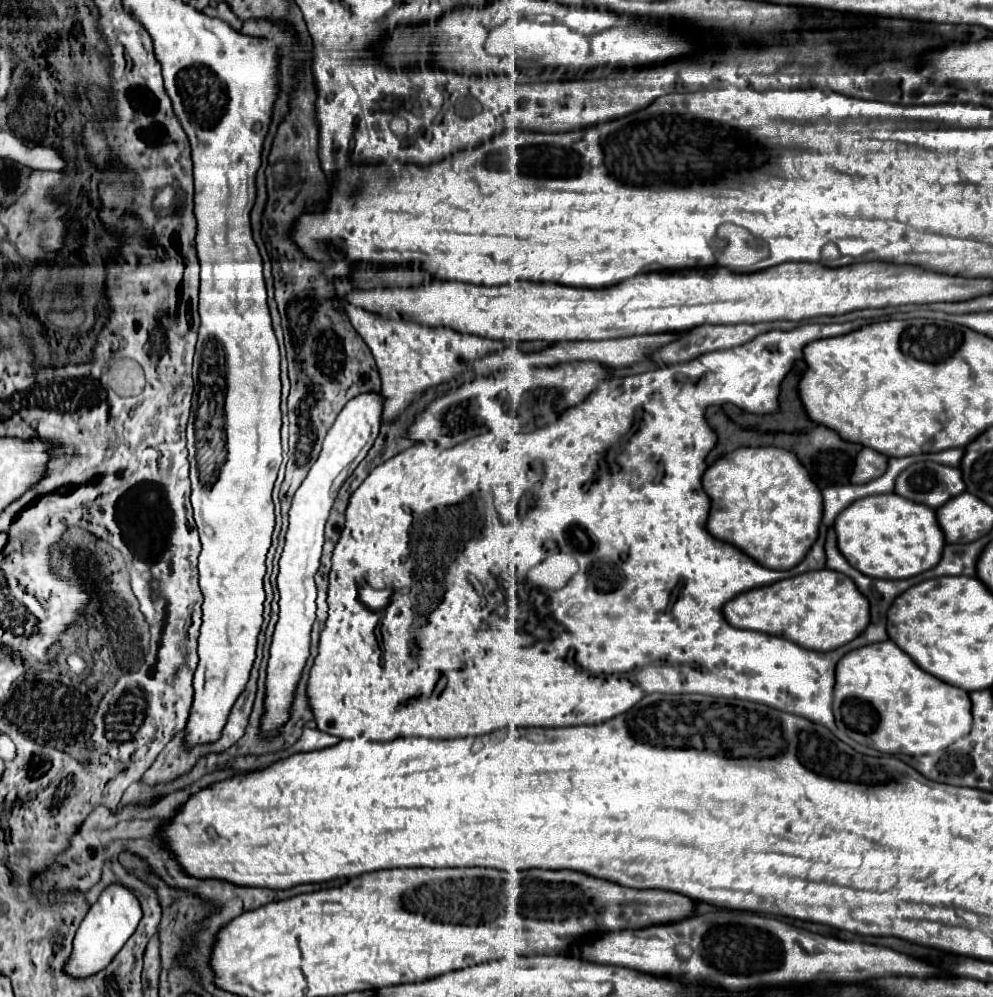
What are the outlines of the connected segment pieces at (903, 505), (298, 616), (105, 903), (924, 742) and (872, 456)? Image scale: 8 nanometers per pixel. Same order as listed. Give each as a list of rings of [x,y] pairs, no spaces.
[[[898,494],[860,498],[836,518],[834,528],[838,534],[838,548],[850,566],[870,578],[912,578],[934,568],[942,558],[946,540],[942,538],[942,530],[938,530],[938,518],[934,518],[934,512],[936,510],[930,510],[930,506],[908,502]]]
[[[366,392],[352,398],[338,414],[334,426],[324,438],[322,452],[316,464],[310,468],[306,480],[296,490],[290,508],[290,526],[286,532],[284,552],[280,556],[278,592],[280,592],[280,618],[270,644],[270,658],[266,668],[266,698],[264,714],[260,718],[260,736],[264,740],[278,736],[278,726],[284,726],[290,718],[294,692],[302,678],[302,670],[310,656],[310,630],[316,620],[316,584],[314,574],[320,566],[324,524],[328,520],[334,498],[344,480],[364,460],[370,446],[374,444],[382,422],[382,394]]]
[[[120,882],[106,886],[98,896],[96,904],[92,904],[92,908],[88,910],[86,918],[82,920],[76,932],[74,950],[66,964],[66,972],[76,978],[84,978],[104,970],[112,962],[112,958],[118,954],[122,944],[126,944],[126,940],[134,934],[140,918],[142,918],[142,908],[136,894],[130,888],[126,888]]]
[[[876,642],[848,652],[836,666],[836,692],[834,692],[836,724],[858,744],[870,746],[886,754],[930,754],[938,752],[950,742],[966,736],[972,726],[970,696],[962,688],[954,688],[932,674],[926,674],[914,660],[904,654],[894,642]]]
[[[862,448],[860,454],[856,456],[856,466],[854,466],[854,474],[850,478],[852,484],[864,484],[870,482],[878,476],[882,476],[886,472],[888,466],[888,458],[878,454],[872,448]]]

